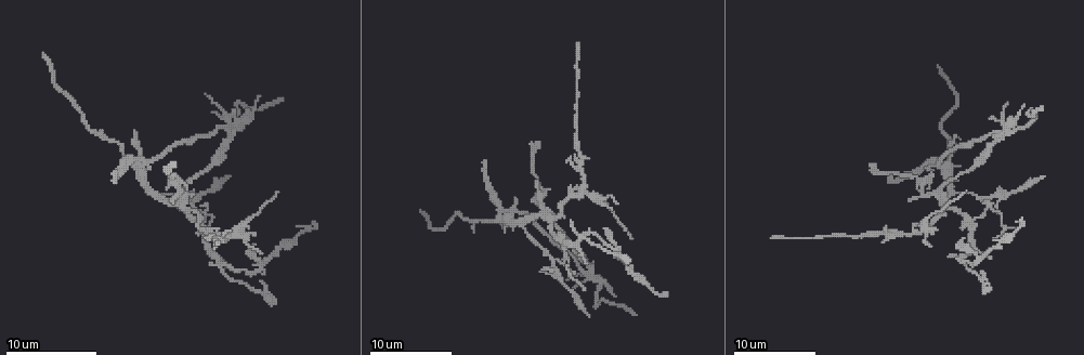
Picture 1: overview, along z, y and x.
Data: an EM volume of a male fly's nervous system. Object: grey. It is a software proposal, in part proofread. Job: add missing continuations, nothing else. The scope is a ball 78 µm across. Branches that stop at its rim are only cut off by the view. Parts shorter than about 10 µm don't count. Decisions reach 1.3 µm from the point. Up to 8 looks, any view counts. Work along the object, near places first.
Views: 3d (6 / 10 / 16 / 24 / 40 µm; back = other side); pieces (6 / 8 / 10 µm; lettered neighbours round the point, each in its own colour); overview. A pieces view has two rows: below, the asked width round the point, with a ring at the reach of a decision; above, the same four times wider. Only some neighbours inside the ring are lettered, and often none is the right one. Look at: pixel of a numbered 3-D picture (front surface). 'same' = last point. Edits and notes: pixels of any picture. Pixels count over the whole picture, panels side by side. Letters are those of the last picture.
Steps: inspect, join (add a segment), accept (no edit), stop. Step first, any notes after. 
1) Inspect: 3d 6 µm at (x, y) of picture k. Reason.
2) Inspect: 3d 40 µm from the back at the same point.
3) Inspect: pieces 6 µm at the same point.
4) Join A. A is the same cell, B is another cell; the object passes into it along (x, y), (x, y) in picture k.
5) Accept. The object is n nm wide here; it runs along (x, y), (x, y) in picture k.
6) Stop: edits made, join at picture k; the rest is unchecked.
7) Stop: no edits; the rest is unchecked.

Inspect: 3d 10 µm at (211, 266) of picture 1.

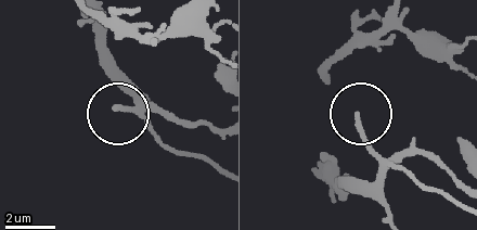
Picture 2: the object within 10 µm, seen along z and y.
Inspect: pieces 8 µm at (115, 109) of picture 2.

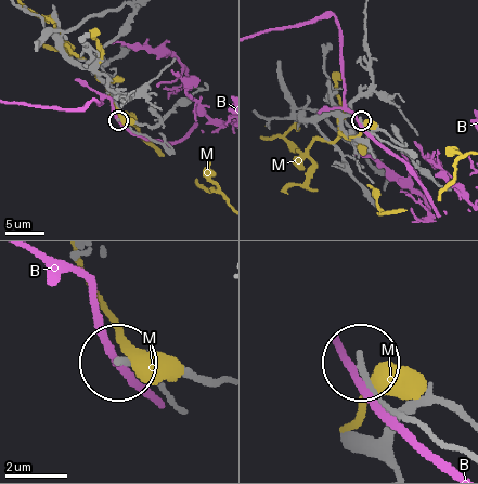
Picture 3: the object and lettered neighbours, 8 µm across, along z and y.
Accept. The object is 200 nm wide here; B and M are other cells; no lettered segment goes on from it.

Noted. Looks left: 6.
Inspect: pieces 10 µm at (570, 158) of picture 1.

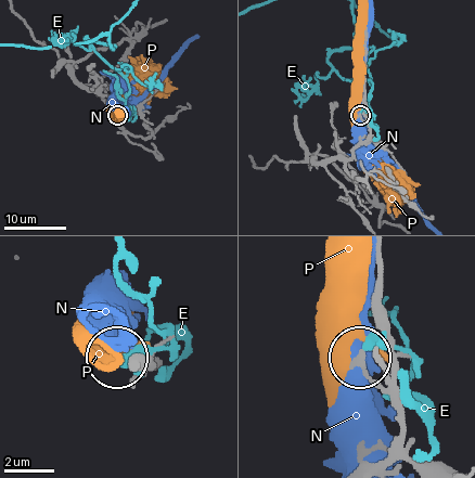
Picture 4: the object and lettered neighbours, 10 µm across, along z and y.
Accept. The object is 310 nm wide here; E, N and P are other cells; it runs along (387, 456), (399, 413), (362, 359) in picture 4; none of them fits.

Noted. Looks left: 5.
Inspect: 3d 6 µm at (891, 179) of picture 1. Branch stops here.

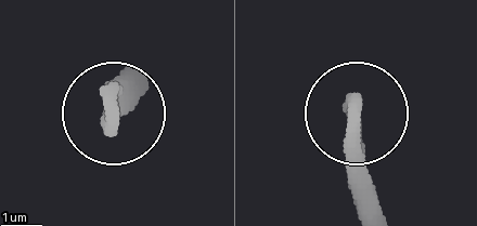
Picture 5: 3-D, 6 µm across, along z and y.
Inspect: pieces 8 µm at (354, 102) of picture 5.

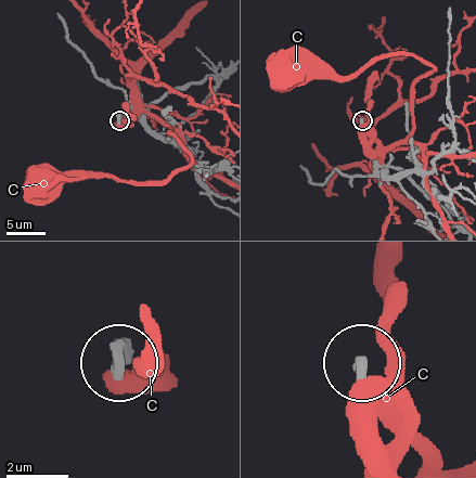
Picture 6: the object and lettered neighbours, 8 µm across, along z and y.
Accept. C is another cell; no lettered segment goes on from it.

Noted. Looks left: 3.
Inspect: pieces 10 µm at (173, 163) of picture 1. An open end.

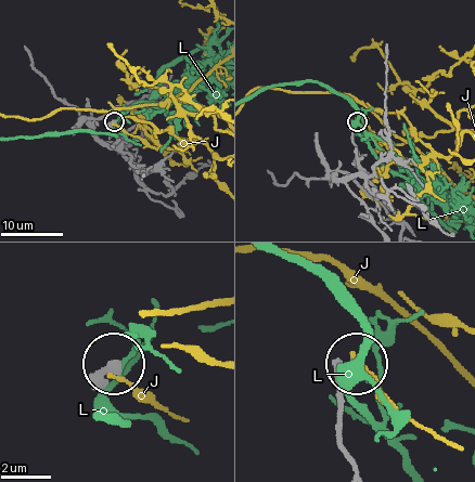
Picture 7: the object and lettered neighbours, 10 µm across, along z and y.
Accept. J and L are other cells; none of them fits.

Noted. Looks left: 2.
Stop: no edits; the rest is unchecked.

